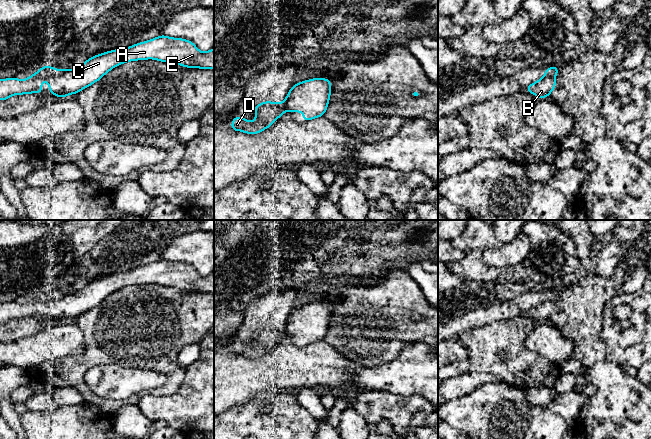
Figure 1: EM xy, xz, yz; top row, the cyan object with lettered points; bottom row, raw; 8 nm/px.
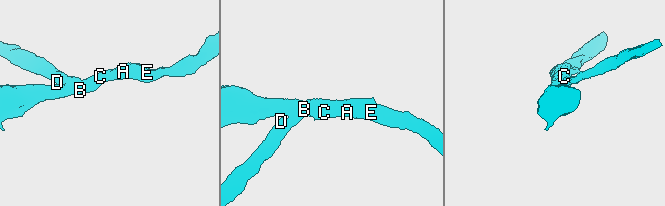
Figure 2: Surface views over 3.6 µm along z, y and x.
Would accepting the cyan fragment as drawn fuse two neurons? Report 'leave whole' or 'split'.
split

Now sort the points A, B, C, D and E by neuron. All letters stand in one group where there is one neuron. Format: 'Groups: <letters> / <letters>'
Groups: A B C E / D

